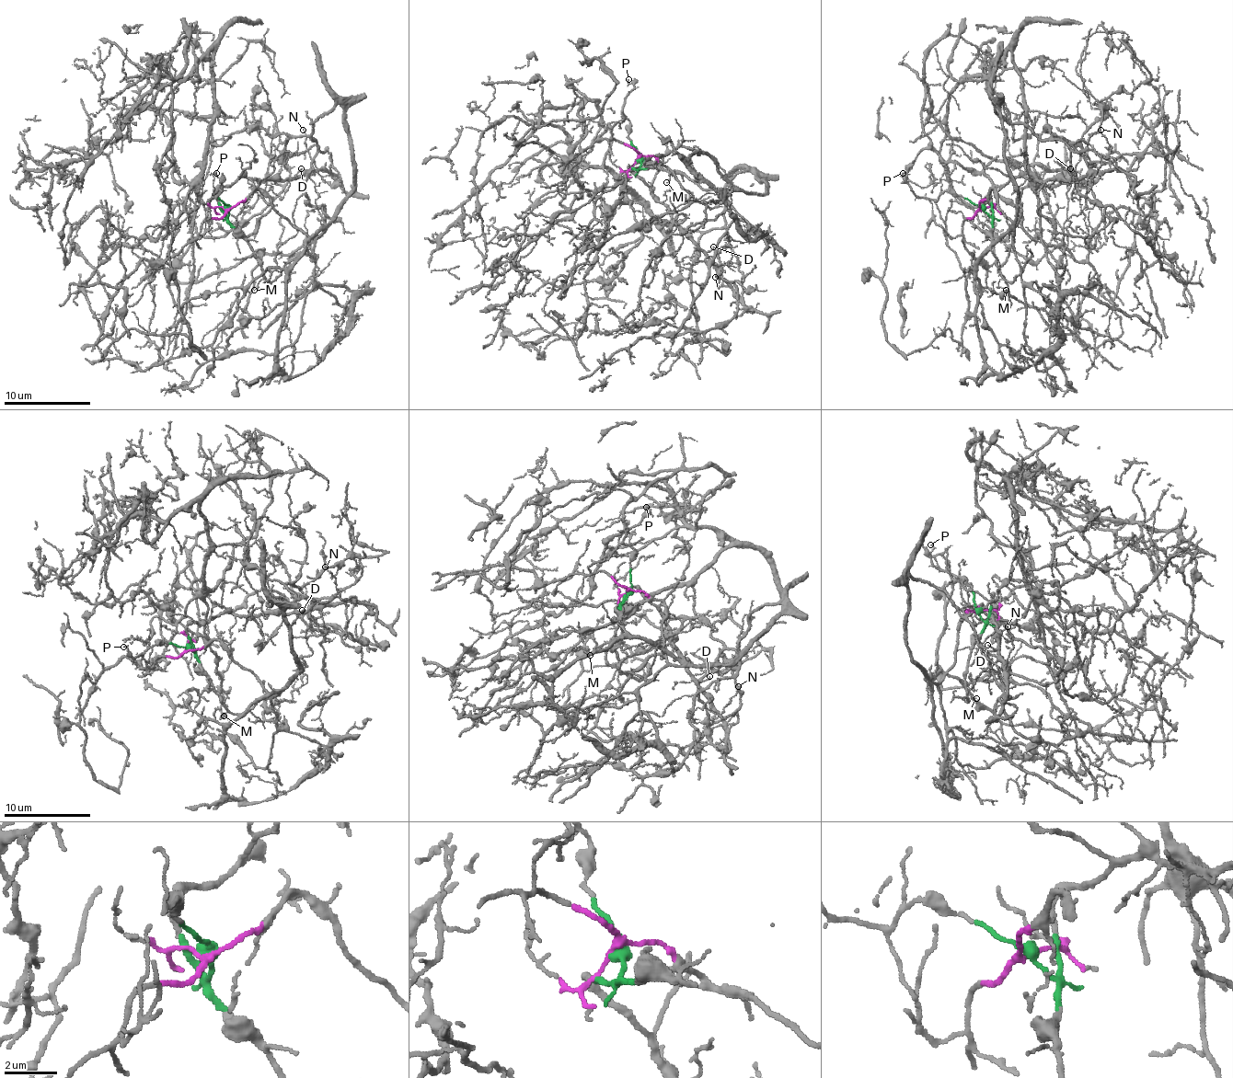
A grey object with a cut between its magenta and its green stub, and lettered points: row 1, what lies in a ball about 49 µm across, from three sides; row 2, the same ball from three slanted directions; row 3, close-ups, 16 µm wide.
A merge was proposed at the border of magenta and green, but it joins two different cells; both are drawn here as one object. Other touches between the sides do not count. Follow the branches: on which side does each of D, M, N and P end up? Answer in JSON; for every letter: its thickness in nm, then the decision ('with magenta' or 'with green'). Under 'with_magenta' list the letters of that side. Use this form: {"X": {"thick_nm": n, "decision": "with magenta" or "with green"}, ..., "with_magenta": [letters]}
{"D": {"thick_nm": 90, "decision": "with green"}, "M": {"thick_nm": 90, "decision": "with green"}, "N": {"thick_nm": 100, "decision": "with green"}, "P": {"thick_nm": 110, "decision": "with green"}, "with_magenta": []}

